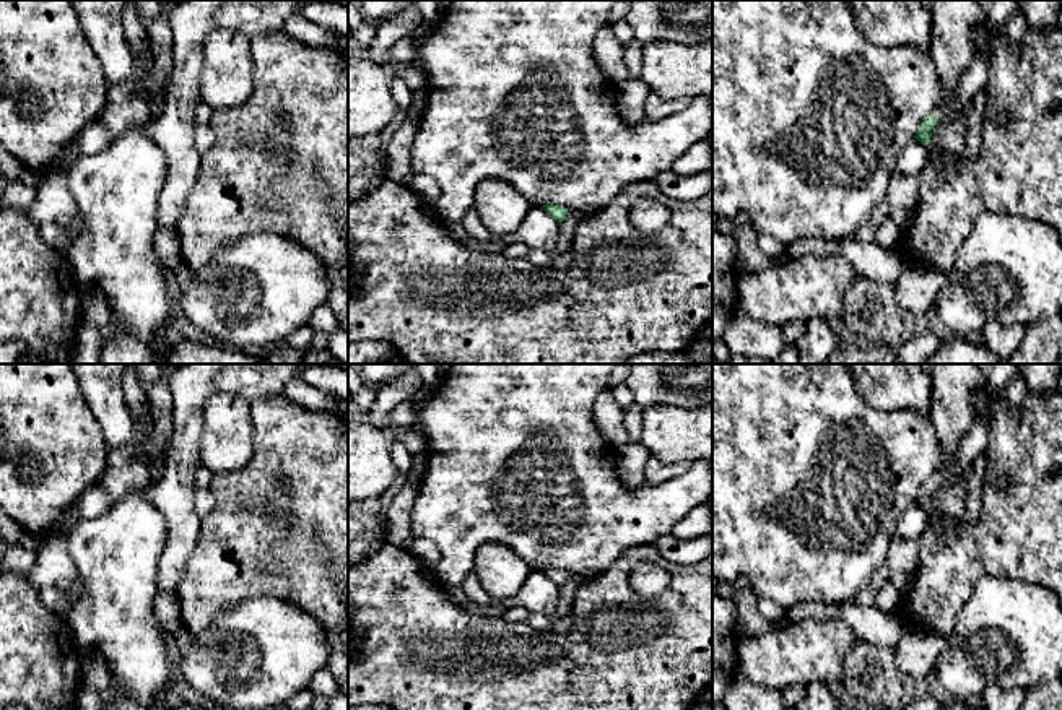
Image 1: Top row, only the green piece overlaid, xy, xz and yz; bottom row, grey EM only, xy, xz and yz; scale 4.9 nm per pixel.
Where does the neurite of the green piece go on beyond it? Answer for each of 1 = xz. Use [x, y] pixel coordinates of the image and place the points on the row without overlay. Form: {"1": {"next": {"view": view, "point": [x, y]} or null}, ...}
{"1": {"next": null}}

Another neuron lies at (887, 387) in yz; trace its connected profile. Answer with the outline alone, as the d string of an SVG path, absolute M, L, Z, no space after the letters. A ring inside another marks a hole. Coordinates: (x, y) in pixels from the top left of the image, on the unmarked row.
M847 364L857 393L875 409L912 409L929 414L932 400L930 374L922 364Z

